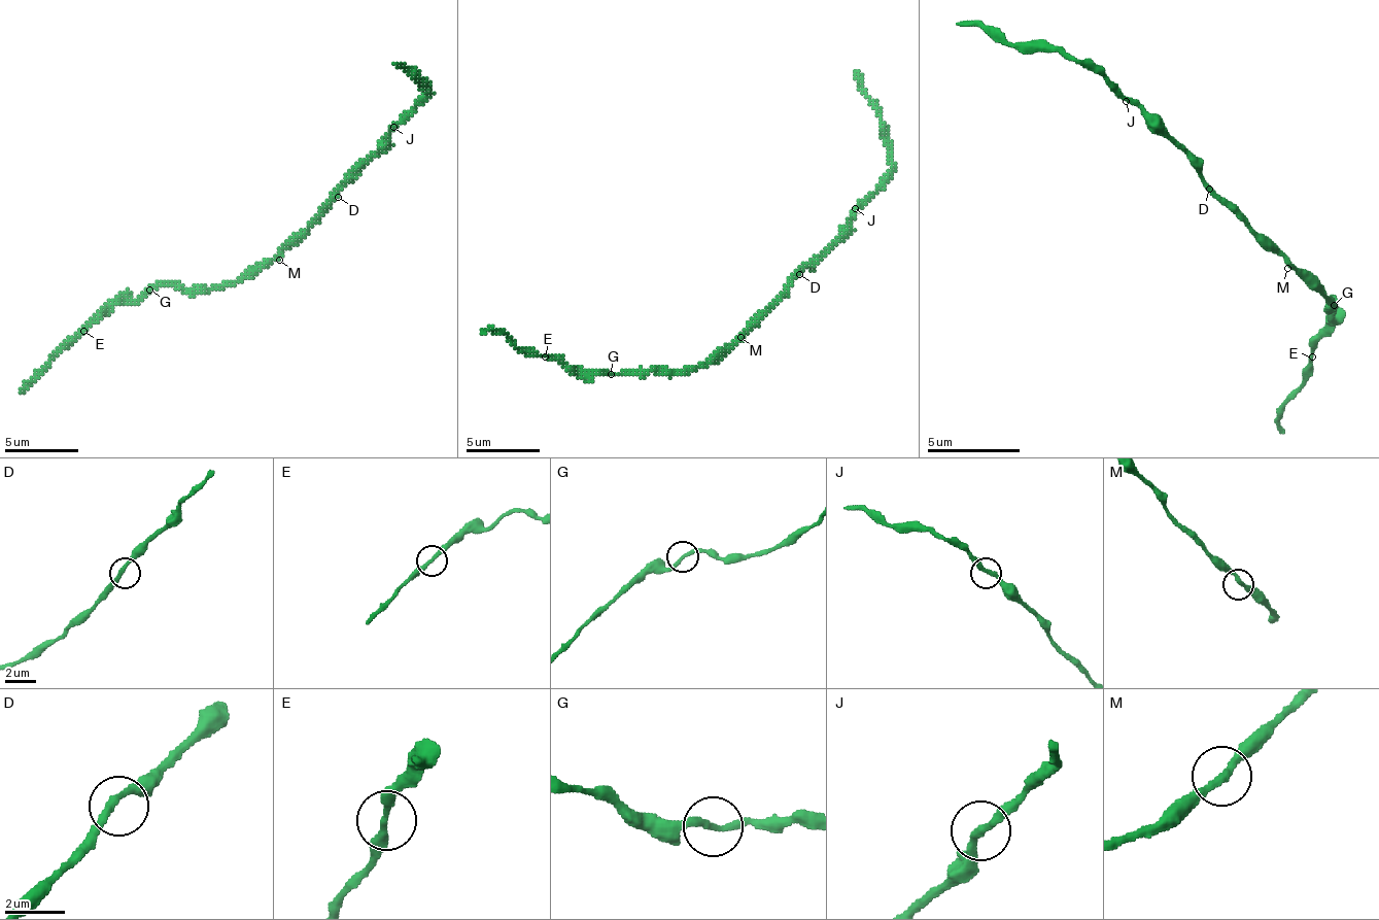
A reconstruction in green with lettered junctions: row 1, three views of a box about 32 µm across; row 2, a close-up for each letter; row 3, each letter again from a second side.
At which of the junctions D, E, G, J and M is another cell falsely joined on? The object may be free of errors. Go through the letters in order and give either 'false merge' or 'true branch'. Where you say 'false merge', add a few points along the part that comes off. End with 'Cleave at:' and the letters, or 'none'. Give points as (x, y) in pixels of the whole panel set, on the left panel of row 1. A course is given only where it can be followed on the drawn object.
D: true branch
E: true branch
G: true branch
J: true branch
M: true branch
Cleave at: none

